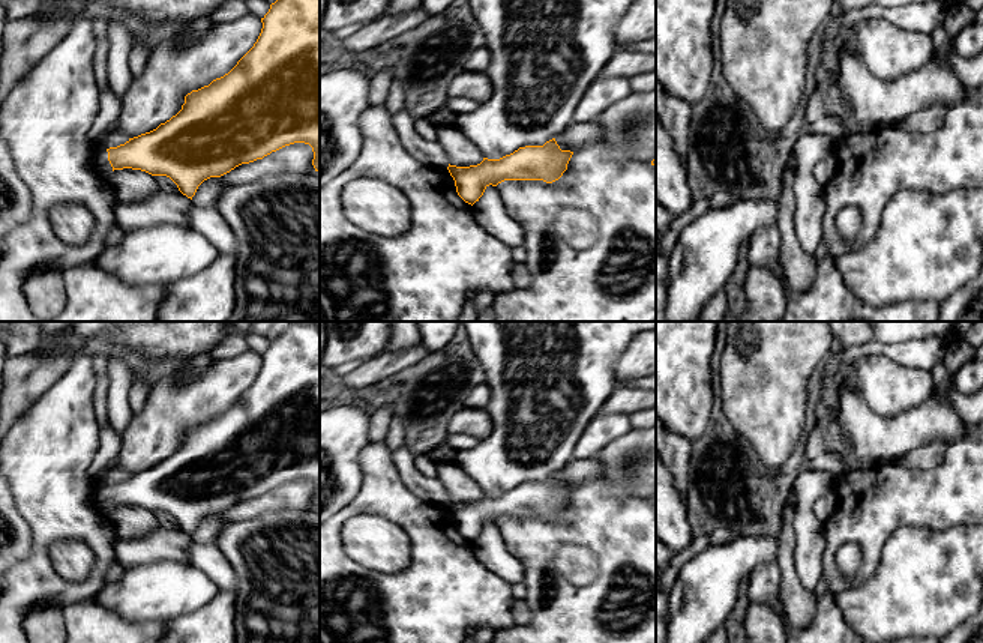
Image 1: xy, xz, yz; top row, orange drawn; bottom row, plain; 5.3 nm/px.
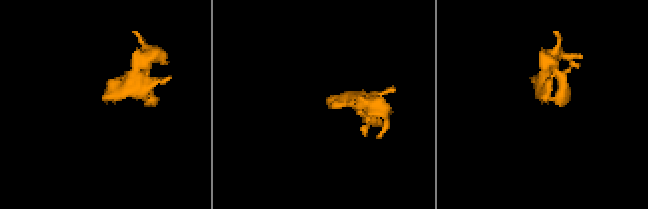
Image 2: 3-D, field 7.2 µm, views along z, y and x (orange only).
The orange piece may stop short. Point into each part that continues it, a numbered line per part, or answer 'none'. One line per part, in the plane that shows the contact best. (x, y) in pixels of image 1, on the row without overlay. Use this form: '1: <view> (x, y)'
1: xy (99, 501)

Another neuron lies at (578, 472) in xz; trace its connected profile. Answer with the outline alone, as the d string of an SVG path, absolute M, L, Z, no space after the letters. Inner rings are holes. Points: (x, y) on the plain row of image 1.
M594 457L588 460L572 460L555 478L561 487L578 488L588 481L600 478L603 463Z

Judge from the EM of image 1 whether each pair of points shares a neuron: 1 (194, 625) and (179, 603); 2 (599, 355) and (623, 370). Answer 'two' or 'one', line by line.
1: two
2: two

